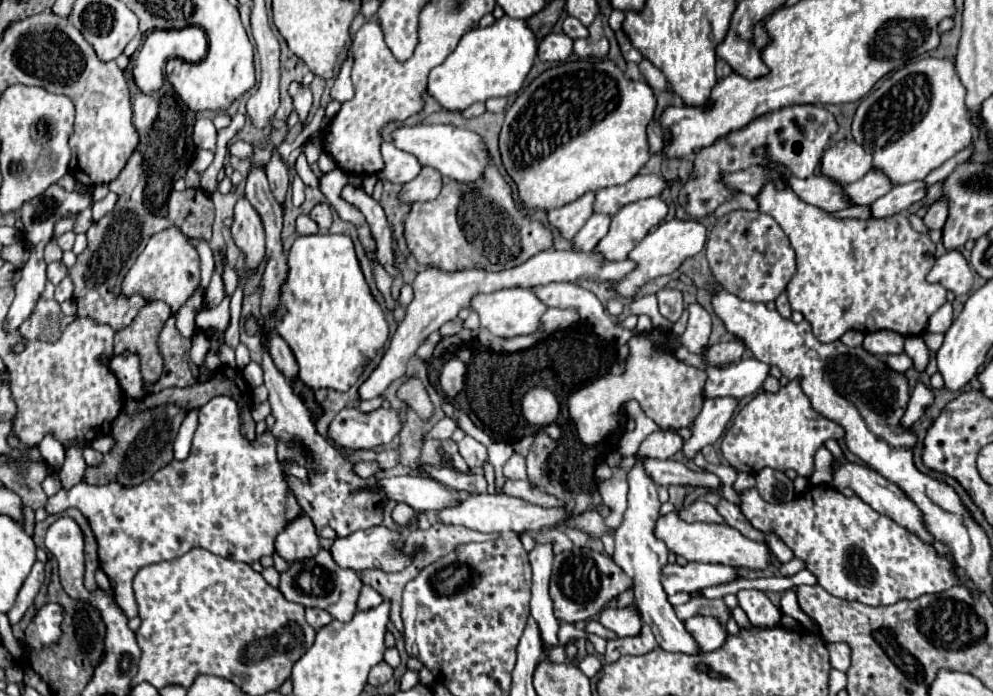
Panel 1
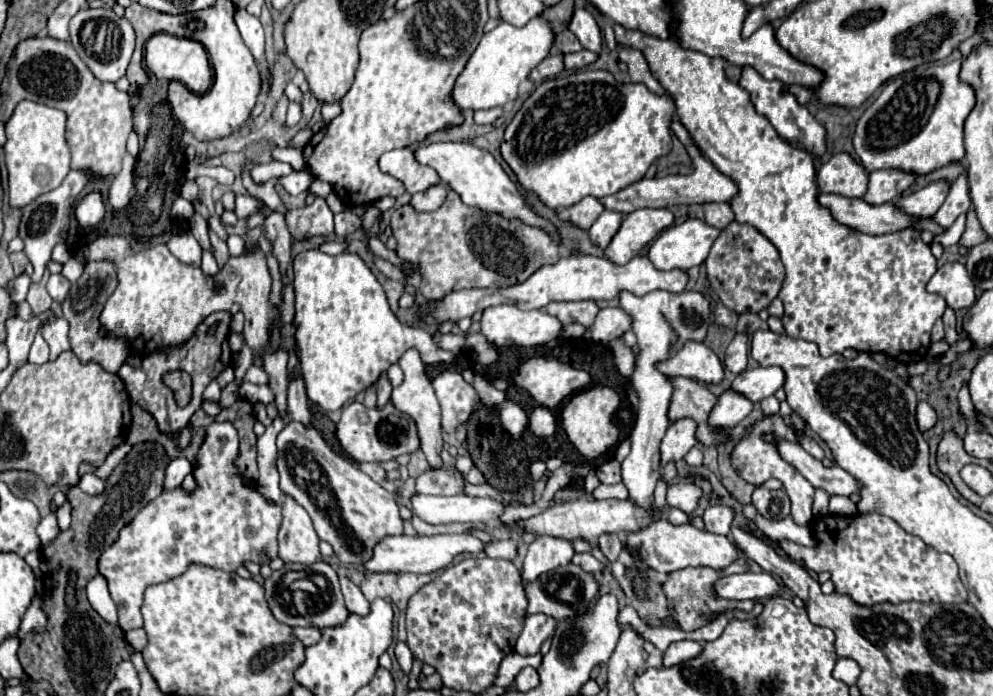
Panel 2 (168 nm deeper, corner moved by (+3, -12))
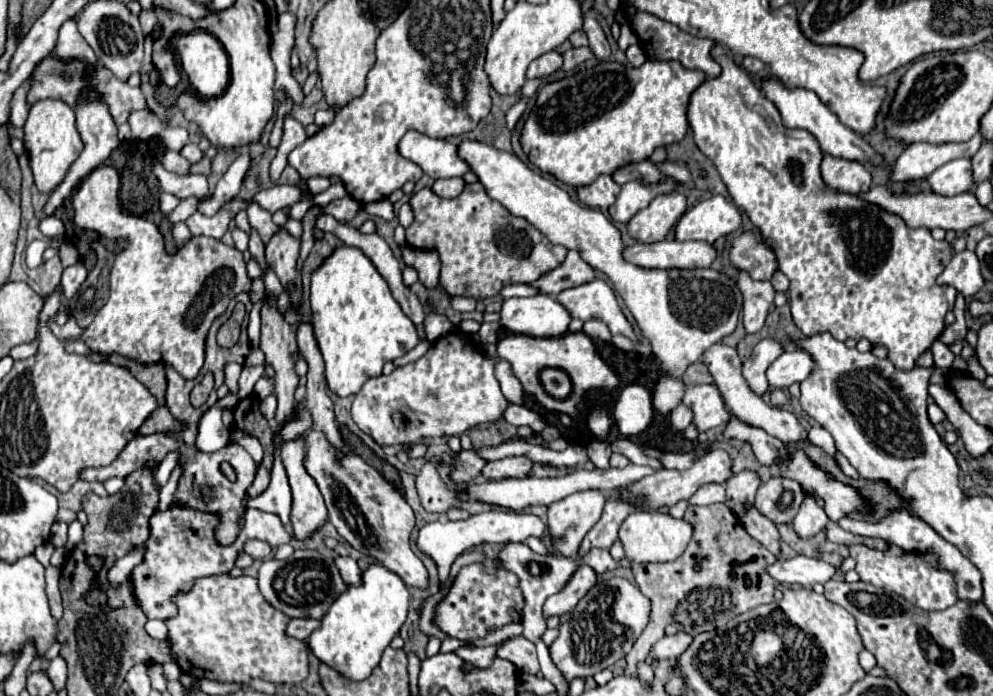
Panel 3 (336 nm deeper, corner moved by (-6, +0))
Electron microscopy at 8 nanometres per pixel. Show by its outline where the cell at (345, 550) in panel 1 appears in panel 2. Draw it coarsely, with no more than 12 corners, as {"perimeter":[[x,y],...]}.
{"perimeter":[[470,535],[386,537],[370,573],[434,573],[460,553],[480,553]]}

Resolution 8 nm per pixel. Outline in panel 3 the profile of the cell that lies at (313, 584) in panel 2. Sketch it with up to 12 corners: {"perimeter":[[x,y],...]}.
{"perimeter":[[319,551],[267,559],[263,597],[289,617],[321,619],[345,593]]}

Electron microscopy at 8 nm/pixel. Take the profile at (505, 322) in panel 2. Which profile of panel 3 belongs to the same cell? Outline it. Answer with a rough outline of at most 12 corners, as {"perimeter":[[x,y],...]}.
{"perimeter":[[551,295],[511,297],[501,325],[559,337],[569,311]]}

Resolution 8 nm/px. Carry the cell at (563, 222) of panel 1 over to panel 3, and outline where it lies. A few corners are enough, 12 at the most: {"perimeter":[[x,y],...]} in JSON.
{"perimeter":[[611,175],[579,187],[583,205],[607,211],[621,187]]}

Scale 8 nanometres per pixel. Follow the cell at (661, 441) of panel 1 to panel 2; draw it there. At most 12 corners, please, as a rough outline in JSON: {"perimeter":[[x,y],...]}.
{"perimeter":[[676,419],[660,445],[662,465],[694,445],[696,421]]}

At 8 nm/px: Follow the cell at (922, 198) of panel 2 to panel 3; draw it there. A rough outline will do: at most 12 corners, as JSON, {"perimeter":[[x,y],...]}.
{"perimeter":[[969,159],[933,171],[933,193],[951,197],[973,189]]}

